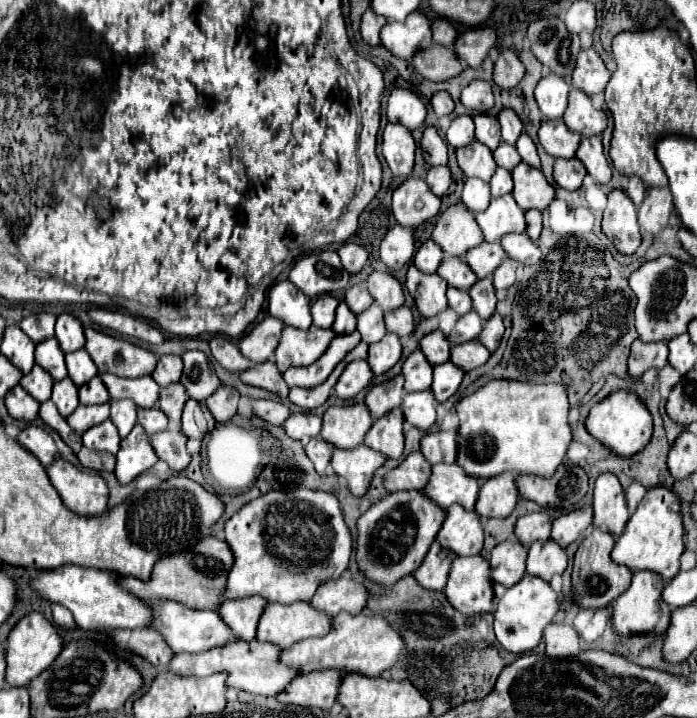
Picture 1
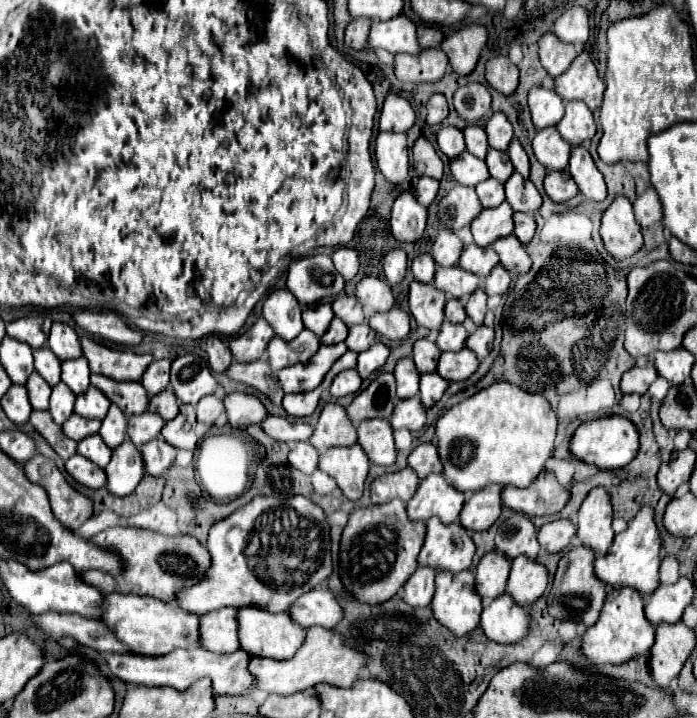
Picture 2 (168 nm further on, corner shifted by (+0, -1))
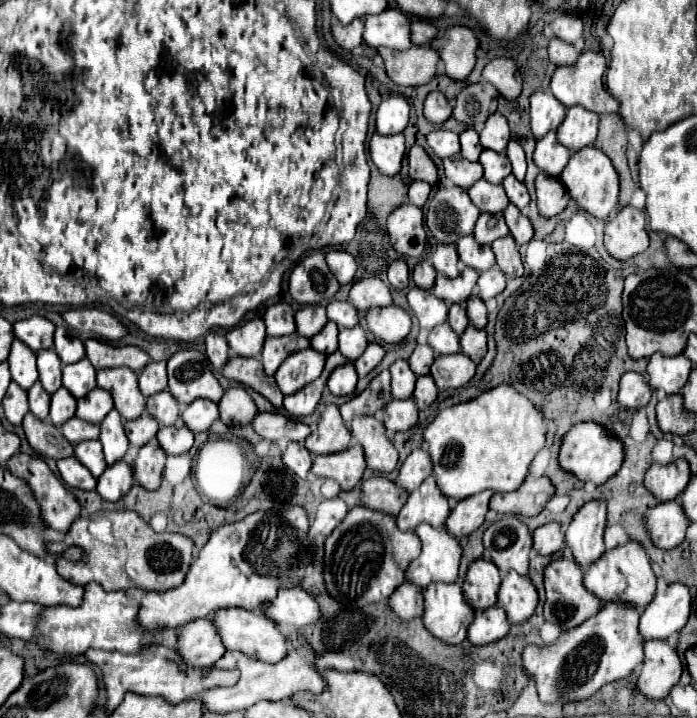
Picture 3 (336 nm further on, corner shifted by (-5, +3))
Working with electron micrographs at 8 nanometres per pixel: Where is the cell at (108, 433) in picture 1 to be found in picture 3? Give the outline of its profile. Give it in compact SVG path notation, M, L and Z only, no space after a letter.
M84 441L74 447L74 457L94 475L102 475L106 469L104 457L102 457L102 445L100 441Z

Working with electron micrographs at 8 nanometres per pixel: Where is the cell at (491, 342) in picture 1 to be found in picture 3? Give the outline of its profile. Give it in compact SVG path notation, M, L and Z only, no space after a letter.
M468 325L464 335L460 337L460 347L466 357L470 357L474 363L480 363L482 357L486 355L486 331Z

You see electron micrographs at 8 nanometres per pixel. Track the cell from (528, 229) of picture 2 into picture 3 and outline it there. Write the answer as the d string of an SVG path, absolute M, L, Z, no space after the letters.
M508 203L508 207L506 207L502 213L504 213L506 225L508 225L510 235L514 237L516 245L526 245L526 243L532 239L532 235L534 235L528 217L522 215L516 205L510 205L510 203Z

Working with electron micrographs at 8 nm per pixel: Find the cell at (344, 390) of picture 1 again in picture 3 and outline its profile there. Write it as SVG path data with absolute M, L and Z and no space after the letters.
M344 363L330 373L330 379L326 385L332 395L352 395L356 389L356 381L358 381L358 375L354 373L354 365Z

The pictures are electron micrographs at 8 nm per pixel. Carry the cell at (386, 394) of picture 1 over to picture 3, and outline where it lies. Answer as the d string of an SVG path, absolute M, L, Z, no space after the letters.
M382 371L378 373L370 385L356 397L352 397L348 403L340 407L340 415L344 423L350 423L358 415L374 415L382 417L382 405L386 401L392 401L390 397L390 373Z

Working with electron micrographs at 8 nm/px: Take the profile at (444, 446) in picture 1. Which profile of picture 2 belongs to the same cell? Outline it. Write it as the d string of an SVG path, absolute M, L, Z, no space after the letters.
M421 443L419 447L415 447L413 453L409 455L409 465L415 469L419 479L427 477L429 473L441 473L443 471L435 443Z

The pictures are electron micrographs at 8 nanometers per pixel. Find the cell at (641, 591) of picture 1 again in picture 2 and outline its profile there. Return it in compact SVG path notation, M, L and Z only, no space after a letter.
M613 587L607 593L599 621L593 627L589 627L583 635L581 649L589 659L583 665L587 667L587 665L601 665L601 663L615 663L615 665L623 663L641 653L647 653L653 647L653 641L655 641L655 627L645 617L643 595L631 587Z

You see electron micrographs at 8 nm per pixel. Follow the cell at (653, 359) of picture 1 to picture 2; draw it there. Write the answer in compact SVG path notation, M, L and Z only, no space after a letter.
M649 361L647 365L635 365L633 369L629 369L623 379L621 379L621 391L623 393L645 393L649 389L649 385L657 379L657 369L655 365Z

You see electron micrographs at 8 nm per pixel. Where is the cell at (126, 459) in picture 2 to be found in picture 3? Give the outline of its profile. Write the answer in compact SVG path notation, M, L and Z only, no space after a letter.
M120 461L118 465L108 467L100 477L96 491L106 501L118 501L122 495L126 495L132 487L132 473L130 465L126 461Z

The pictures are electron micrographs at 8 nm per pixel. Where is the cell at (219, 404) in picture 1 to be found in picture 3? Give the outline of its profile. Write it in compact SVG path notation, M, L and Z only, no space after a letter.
M196 399L192 401L180 415L182 423L192 431L192 433L202 433L208 431L210 425L218 419L218 407L212 401L206 399Z

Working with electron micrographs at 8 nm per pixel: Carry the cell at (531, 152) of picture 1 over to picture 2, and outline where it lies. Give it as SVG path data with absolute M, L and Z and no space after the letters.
M513 139L513 141L511 141L511 145L509 145L507 153L509 153L511 161L513 161L515 171L519 171L523 177L529 177L529 169L531 169L531 165L529 165L529 157L527 157L527 153L525 153L523 145L521 145L517 139Z

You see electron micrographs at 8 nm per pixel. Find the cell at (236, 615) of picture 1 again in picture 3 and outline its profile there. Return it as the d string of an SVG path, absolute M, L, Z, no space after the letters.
M204 617L178 629L176 653L190 667L210 667L226 653L226 649L222 649L222 641L218 641L210 617Z

